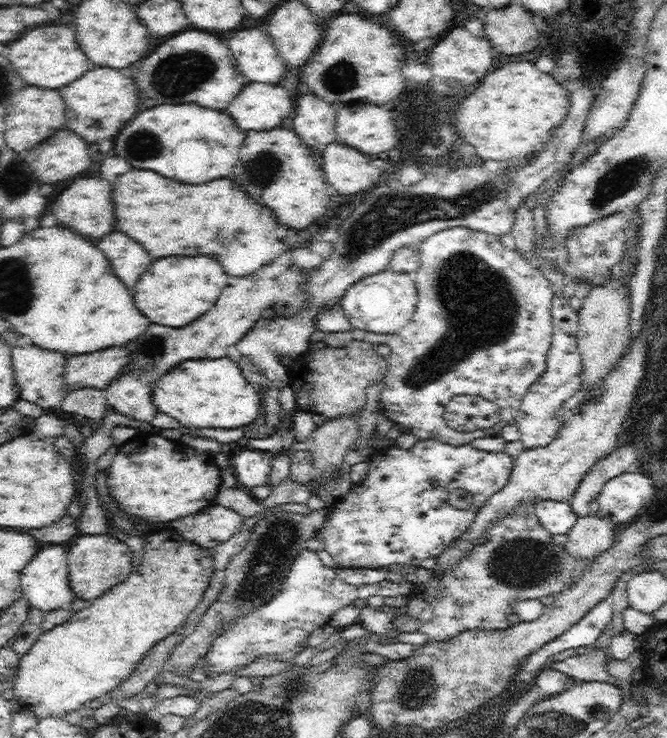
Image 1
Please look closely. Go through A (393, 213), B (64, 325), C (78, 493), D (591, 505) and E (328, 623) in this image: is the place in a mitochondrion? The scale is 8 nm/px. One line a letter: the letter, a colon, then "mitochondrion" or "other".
A: mitochondrion
B: other
C: other
D: other
E: other

